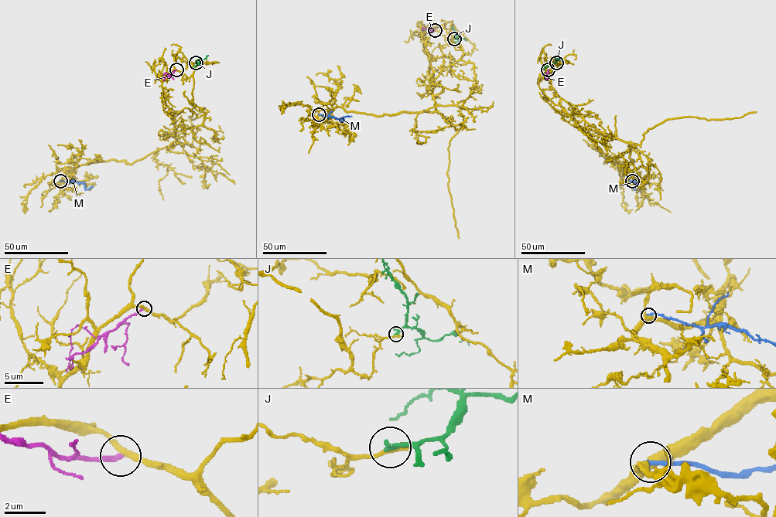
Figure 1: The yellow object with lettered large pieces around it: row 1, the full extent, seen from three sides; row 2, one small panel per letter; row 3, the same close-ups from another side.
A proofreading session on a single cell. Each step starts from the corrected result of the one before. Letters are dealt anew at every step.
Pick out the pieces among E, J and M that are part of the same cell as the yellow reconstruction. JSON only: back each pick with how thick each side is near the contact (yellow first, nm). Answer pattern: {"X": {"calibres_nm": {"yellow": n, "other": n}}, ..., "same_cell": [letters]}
{"same_cell": []}

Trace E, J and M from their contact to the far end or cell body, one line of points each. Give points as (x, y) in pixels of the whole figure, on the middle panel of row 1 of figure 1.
E: (434, 30), (422, 29)
J: (454, 39), (456, 33), (452, 25)
M: (319, 114), (340, 119), (351, 116)

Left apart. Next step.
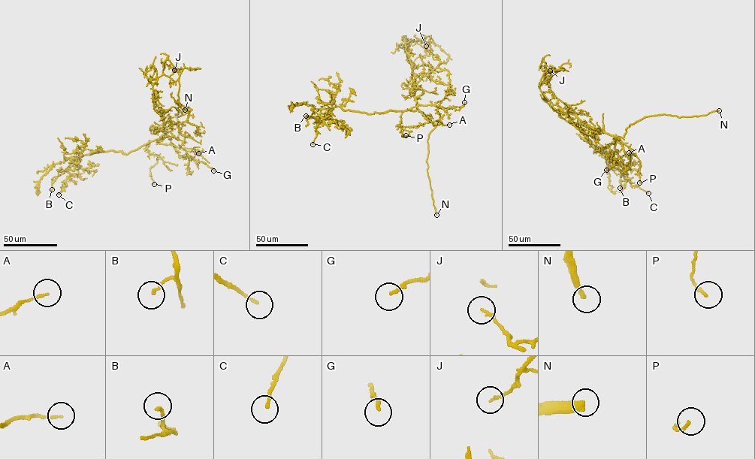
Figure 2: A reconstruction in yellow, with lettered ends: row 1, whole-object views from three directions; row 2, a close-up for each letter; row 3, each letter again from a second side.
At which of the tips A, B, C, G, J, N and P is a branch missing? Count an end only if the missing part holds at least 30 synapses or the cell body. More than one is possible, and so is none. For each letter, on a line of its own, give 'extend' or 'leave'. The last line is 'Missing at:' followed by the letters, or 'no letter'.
A: leave
B: leave
C: extend
G: leave
J: leave
N: extend
P: leave
Missing at: C, N

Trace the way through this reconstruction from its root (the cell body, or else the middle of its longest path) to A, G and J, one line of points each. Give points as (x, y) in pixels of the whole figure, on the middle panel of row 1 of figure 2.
A: (414, 110), (419, 110), (424, 118), (431, 122), (449, 125)
G: (414, 110), (409, 110), (419, 104), (435, 105), (445, 110), (449, 107), (459, 110), (464, 102)
J: (414, 110), (417, 109), (415, 76), (407, 61), (404, 46), (420, 40), (430, 41), (426, 46)

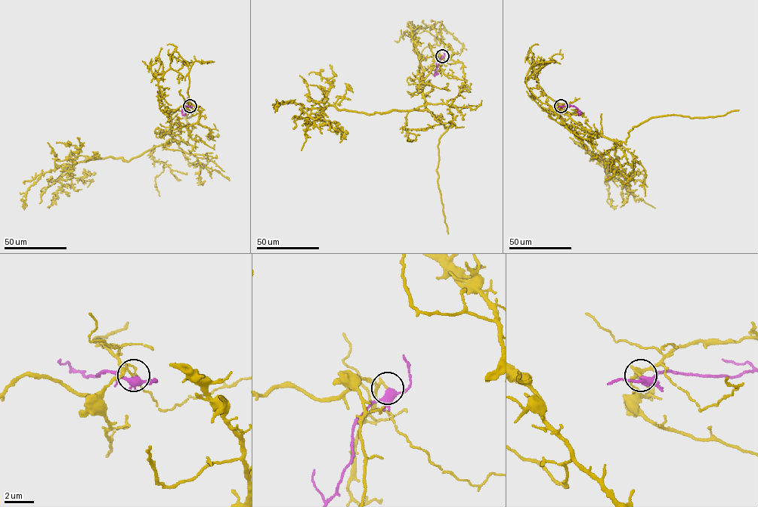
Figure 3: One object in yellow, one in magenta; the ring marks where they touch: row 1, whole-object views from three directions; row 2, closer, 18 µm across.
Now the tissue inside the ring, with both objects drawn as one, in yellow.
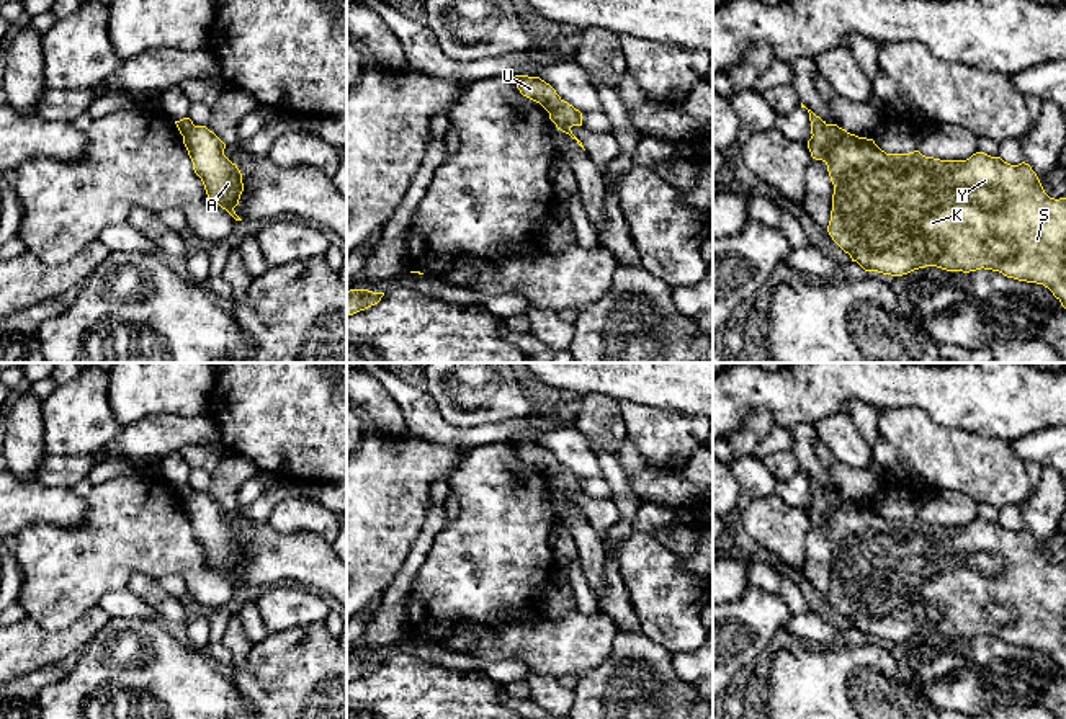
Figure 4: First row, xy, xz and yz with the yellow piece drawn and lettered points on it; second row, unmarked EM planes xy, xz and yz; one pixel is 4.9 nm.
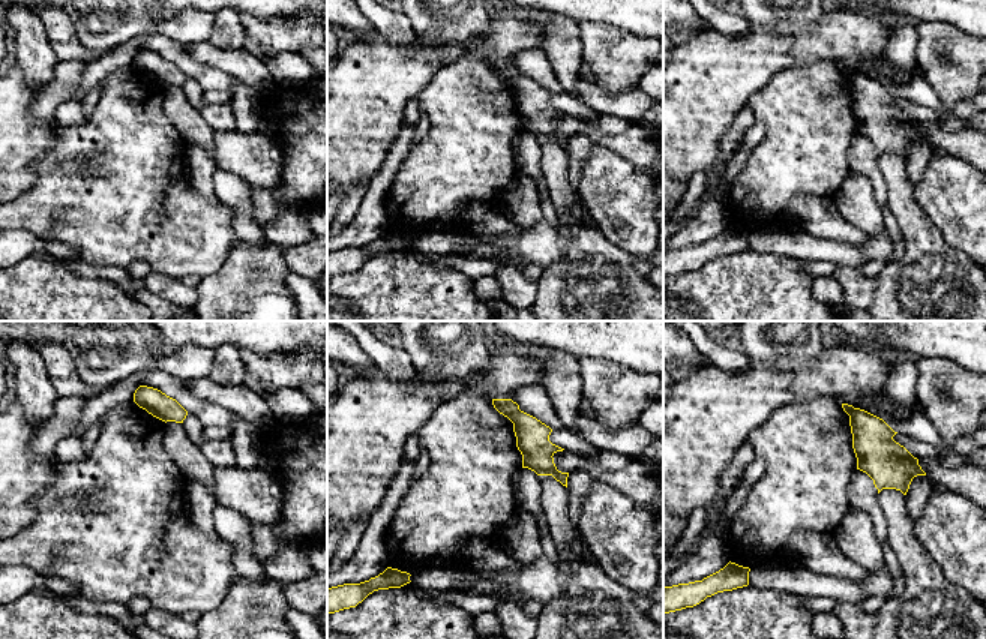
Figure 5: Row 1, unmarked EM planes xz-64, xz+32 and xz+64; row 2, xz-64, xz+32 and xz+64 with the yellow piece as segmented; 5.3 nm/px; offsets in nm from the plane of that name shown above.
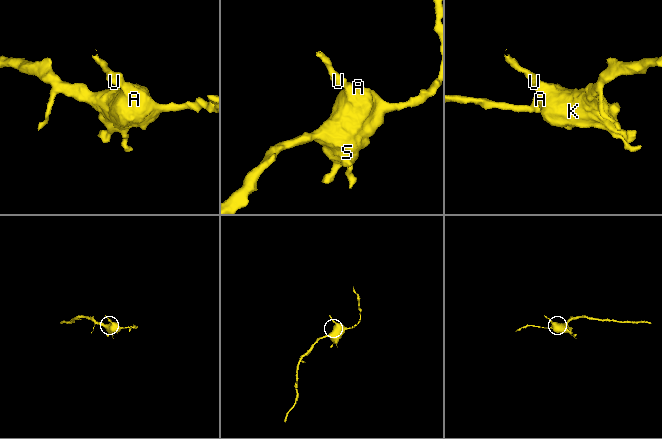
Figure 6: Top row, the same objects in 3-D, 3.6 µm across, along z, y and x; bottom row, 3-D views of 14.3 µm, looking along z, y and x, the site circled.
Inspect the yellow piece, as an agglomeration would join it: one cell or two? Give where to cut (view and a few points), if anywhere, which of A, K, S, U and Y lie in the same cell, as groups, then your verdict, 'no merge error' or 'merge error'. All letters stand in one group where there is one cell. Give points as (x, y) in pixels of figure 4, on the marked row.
no cut | A K S U Y | no merge error

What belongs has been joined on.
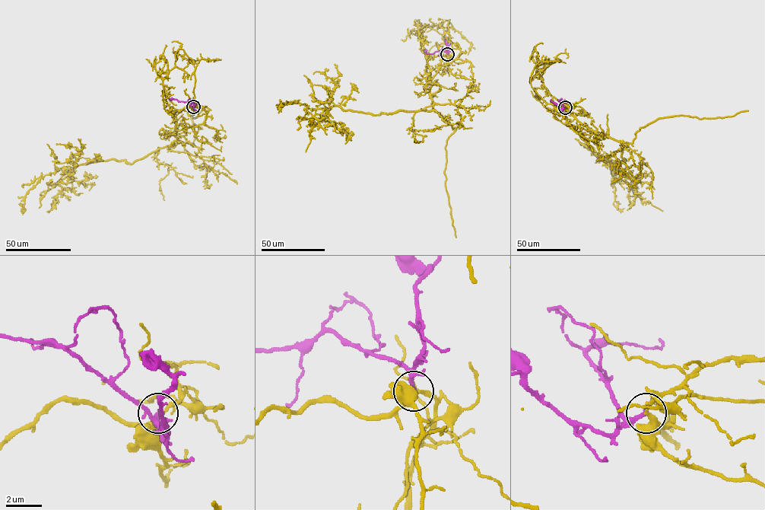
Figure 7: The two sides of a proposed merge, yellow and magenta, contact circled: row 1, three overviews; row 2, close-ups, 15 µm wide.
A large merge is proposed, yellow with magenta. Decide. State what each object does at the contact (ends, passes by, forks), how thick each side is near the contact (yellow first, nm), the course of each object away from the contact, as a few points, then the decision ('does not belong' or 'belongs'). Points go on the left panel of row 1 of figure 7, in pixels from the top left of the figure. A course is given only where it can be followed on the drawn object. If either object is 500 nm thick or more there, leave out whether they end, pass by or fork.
yellow passes by; magenta passes by; calibres 280 and 180 nm; course yellow (193, 107), (173, 113), (174, 145), (132, 163), (109, 159), (61, 167), (30, 189), (20, 209); course magenta (193, 107), (171, 98); does not belong

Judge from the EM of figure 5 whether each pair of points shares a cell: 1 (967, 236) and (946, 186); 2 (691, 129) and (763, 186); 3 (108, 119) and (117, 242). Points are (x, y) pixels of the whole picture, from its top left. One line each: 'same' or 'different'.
1: same
2: different
3: same

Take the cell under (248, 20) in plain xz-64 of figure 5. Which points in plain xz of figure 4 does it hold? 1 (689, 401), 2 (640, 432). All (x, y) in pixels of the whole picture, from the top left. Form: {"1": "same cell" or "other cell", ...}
{"1": "other cell", "2": "same cell"}

